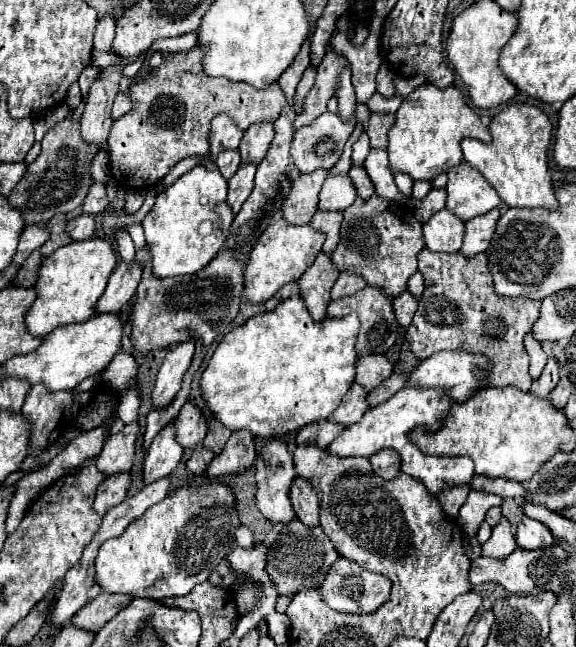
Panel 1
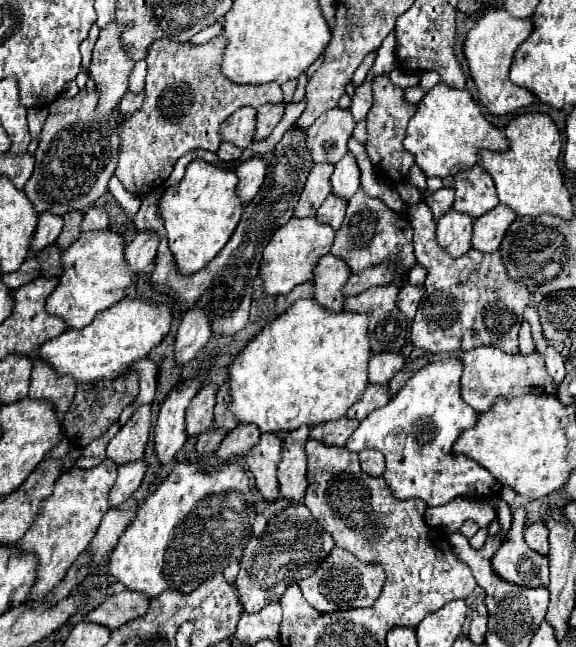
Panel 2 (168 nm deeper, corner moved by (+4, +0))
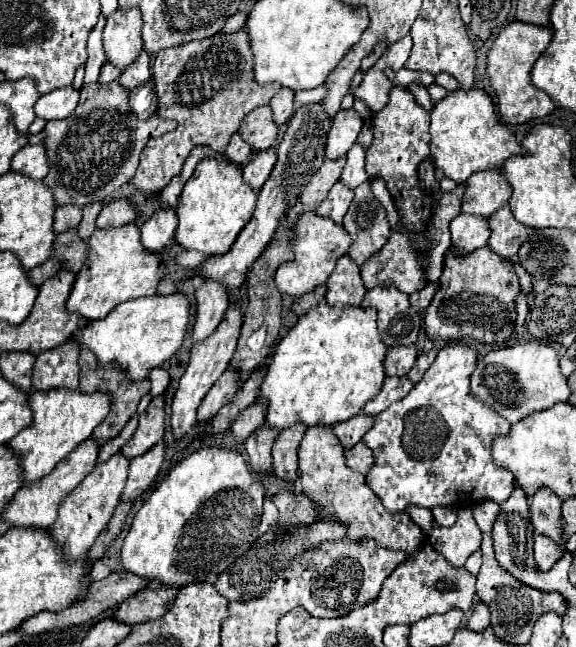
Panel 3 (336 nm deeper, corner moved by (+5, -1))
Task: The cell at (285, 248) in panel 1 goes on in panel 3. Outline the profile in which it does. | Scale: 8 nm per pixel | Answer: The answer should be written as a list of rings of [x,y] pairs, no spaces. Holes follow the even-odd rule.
[[[303,212],[297,218],[297,228],[295,228],[297,238],[293,240],[293,250],[295,250],[295,260],[289,264],[281,264],[275,272],[275,284],[279,288],[281,294],[289,294],[289,296],[303,296],[311,290],[315,290],[317,286],[325,284],[329,274],[335,270],[335,264],[341,256],[347,254],[349,246],[351,246],[351,236],[345,232],[345,228],[341,224],[335,224],[329,218],[317,216],[315,212]]]

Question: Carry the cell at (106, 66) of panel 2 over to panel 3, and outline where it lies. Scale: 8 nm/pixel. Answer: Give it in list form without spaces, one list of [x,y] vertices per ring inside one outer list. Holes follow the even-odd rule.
[[[129,8],[107,16],[107,24],[103,30],[103,46],[107,60],[121,70],[125,70],[143,50],[141,40],[141,10]]]

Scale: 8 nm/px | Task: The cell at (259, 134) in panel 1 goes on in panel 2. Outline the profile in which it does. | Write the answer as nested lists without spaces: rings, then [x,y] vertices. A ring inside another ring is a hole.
[[[284,103],[280,105],[262,105],[258,109],[256,115],[256,131],[254,131],[254,141],[264,141],[272,129],[276,127],[276,123],[282,119],[284,115]]]

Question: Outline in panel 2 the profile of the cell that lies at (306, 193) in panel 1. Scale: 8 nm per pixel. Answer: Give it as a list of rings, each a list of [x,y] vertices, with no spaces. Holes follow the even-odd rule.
[[[314,165],[308,179],[306,179],[306,185],[304,185],[304,191],[298,199],[298,205],[294,209],[294,215],[296,217],[314,217],[318,207],[322,205],[322,201],[328,197],[330,193],[330,187],[328,187],[328,181],[330,181],[330,175],[334,171],[334,165]]]

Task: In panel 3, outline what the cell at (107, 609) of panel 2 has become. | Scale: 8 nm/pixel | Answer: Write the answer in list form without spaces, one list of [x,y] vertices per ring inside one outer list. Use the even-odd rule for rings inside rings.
[[[151,584],[139,590],[135,596],[127,598],[123,604],[119,604],[115,618],[131,626],[157,620],[165,612],[169,612],[169,606],[173,604],[175,598],[177,588],[165,588],[165,584]]]

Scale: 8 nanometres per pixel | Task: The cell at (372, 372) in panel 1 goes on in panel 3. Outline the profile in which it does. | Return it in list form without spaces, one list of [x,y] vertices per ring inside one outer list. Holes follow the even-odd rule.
[[[399,346],[391,348],[385,358],[385,374],[387,376],[405,376],[417,360],[417,348],[415,346]]]

